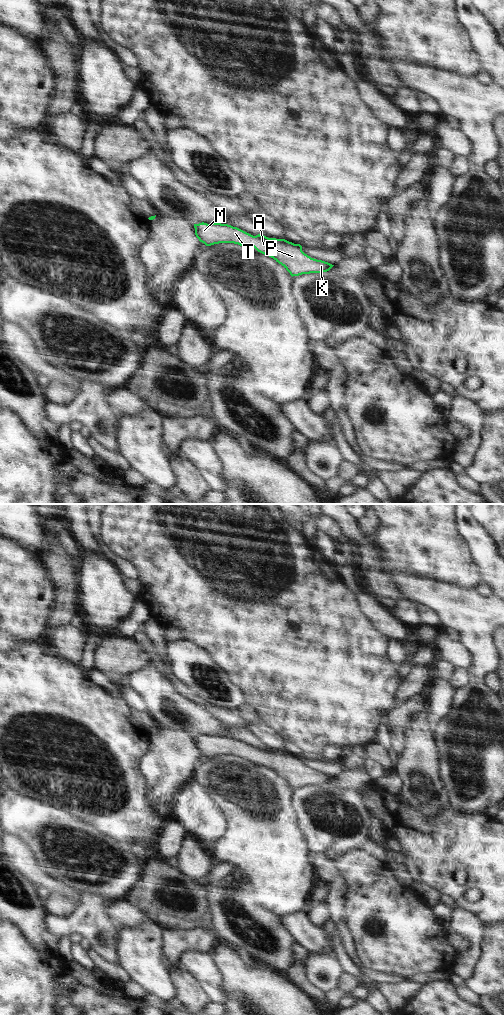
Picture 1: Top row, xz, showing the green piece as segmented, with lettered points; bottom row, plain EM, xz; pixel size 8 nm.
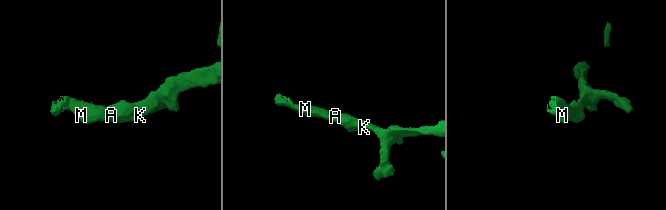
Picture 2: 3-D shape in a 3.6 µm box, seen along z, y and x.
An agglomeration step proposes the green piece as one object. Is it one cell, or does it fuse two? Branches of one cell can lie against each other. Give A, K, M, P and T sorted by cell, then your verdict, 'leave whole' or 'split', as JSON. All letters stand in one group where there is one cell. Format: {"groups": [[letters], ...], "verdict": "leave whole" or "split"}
{"groups": [["A", "K", "M", "P", "T"]], "verdict": "leave whole"}

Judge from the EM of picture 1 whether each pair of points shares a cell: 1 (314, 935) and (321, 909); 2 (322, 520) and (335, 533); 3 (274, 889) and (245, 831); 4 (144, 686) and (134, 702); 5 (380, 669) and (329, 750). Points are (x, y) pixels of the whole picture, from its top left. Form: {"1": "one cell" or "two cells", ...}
{"1": "two cells", "2": "one cell", "3": "one cell", "4": "two cells", "5": "two cells"}

